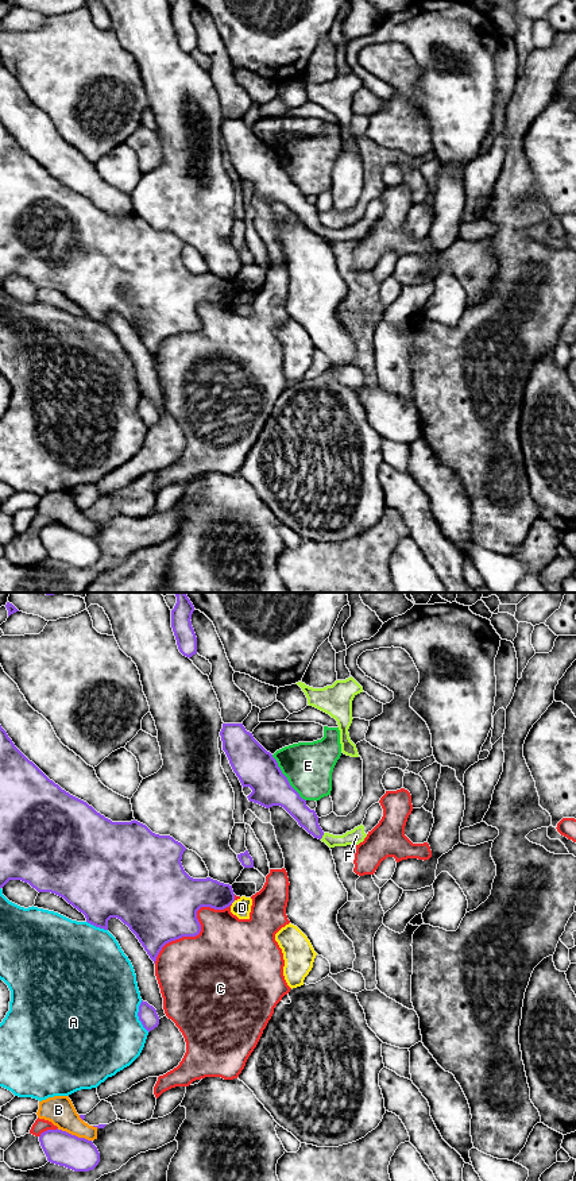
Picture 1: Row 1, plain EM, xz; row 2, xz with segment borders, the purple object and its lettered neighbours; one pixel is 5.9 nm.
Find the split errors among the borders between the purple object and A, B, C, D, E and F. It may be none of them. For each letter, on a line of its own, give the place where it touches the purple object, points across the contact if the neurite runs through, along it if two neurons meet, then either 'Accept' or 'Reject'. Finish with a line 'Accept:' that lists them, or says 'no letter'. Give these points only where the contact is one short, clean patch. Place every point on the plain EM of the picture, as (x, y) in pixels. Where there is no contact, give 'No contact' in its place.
A: Touches purple at xz (138, 410). Reject
B: Touches purple at xz (74, 531). Reject
C: Touches purple at xz (200, 325). Reject
D: Touches purple at xz (232, 297). Reject
E: Touches purple at xz (286, 173). Reject
F: Touches purple at xz (323, 230). Path across: xz (294, 200), (323, 230), (329, 235), (356, 231). Accept
Accept: F

